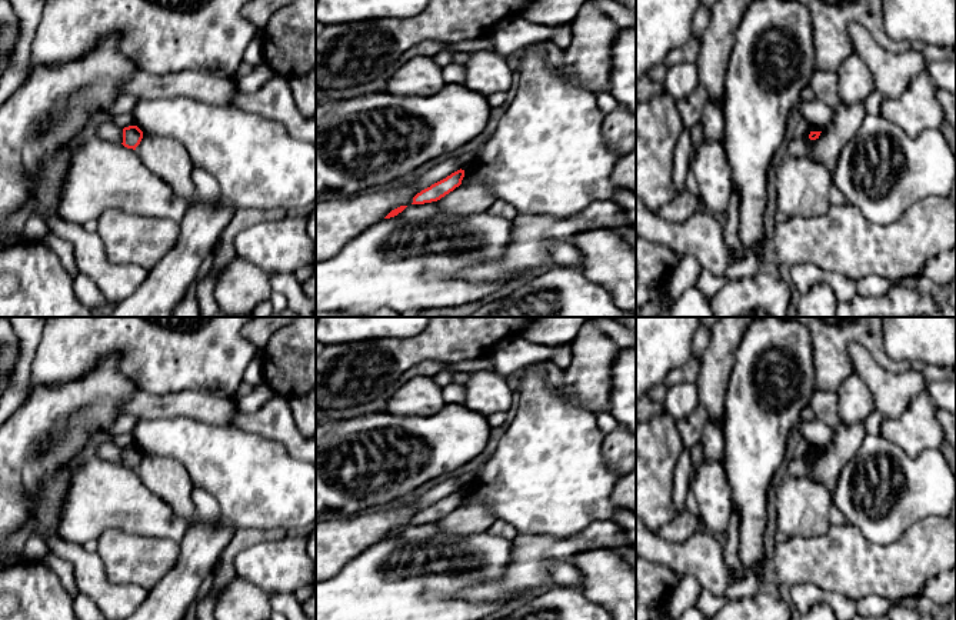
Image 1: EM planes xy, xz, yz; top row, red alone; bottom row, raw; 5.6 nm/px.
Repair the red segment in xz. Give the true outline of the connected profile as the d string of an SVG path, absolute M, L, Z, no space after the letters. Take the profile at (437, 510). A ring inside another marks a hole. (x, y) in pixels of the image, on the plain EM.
M462 489L452 493L446 499L417 513L413 517L412 524L424 524L440 520L442 517L453 511L456 507L459 507L462 504L463 497L464 497L464 490Z

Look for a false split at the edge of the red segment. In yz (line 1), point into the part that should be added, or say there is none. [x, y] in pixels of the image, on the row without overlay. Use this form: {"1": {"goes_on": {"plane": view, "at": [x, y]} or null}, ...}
{"1": {"goes_on": null}}

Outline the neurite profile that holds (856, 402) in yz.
M852 373L836 391L843 424L865 421L875 411L873 394L857 373Z

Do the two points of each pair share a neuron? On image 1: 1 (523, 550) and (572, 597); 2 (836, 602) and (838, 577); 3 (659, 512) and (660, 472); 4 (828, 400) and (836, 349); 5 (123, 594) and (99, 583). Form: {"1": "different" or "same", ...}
{"1": "different", "2": "different", "3": "same", "4": "different", "5": "same"}

